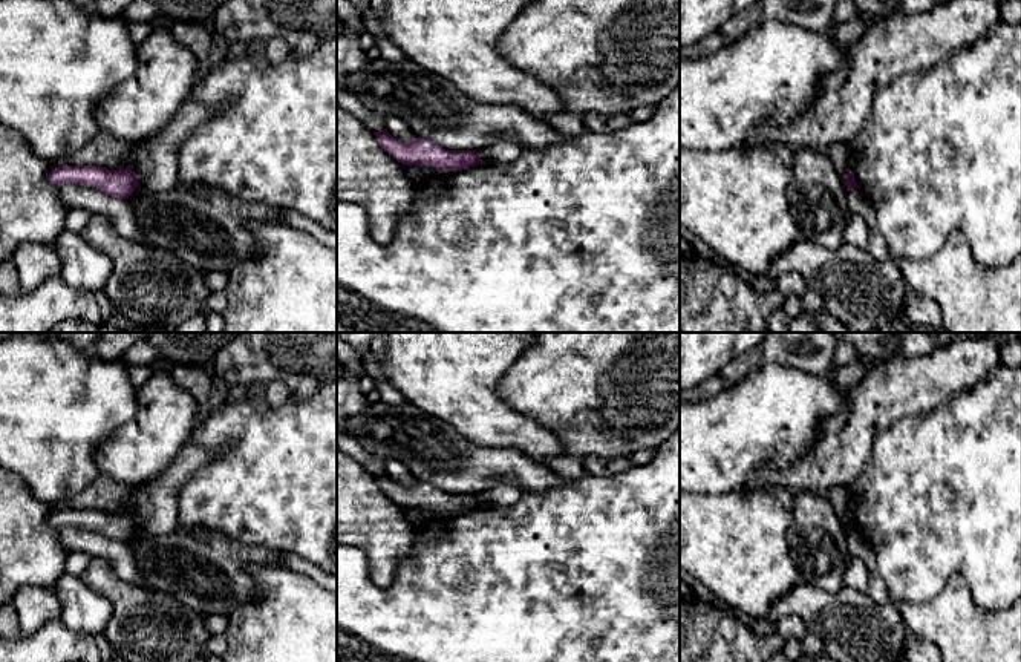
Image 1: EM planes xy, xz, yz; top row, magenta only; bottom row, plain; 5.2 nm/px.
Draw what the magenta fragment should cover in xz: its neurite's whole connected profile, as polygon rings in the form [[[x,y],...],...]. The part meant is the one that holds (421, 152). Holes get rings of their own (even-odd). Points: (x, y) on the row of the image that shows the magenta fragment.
[[[386,129],[373,132],[373,135],[383,150],[404,166],[433,167],[439,173],[449,173],[482,164],[476,150],[445,150],[424,138],[412,138],[409,143],[403,143]]]

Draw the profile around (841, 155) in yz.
[[[834,144],[827,150],[828,156],[831,158],[839,176],[842,179],[846,178],[850,172],[853,172],[853,155],[848,144]]]

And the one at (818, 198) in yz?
[[[794,150],[785,196],[802,239],[834,250],[845,242],[848,190],[827,152]]]

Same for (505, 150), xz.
[[[502,139],[481,149],[478,153],[484,164],[504,164],[516,161],[524,152],[524,147],[514,141]]]

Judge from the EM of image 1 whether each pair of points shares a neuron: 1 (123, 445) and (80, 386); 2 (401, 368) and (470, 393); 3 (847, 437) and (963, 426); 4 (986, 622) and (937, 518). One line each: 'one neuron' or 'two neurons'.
1: two neurons
2: one neuron
3: two neurons
4: two neurons

